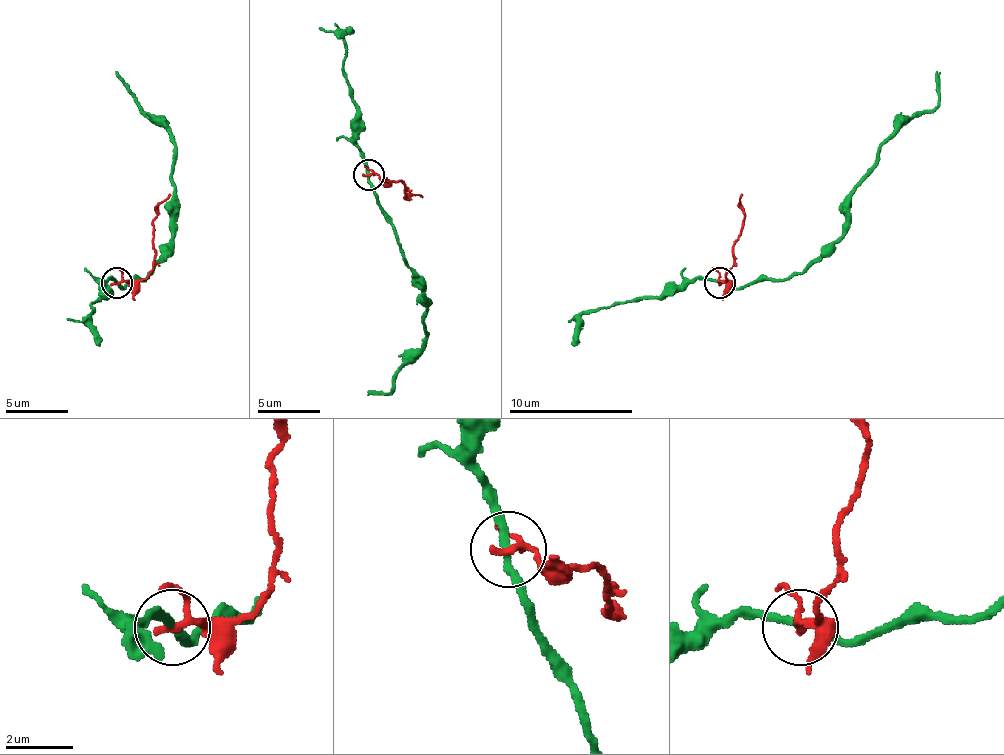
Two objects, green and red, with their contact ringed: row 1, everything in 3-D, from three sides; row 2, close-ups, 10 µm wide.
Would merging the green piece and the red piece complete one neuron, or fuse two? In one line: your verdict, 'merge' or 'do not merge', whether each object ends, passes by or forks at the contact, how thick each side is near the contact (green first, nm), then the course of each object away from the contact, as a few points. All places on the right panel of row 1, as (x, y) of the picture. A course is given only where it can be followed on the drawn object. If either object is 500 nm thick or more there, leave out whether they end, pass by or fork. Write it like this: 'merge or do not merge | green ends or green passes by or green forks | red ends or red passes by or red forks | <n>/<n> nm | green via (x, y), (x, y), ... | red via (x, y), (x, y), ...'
do not merge | green passes by | red passes by | 240/180 nm | green via (719, 282), (743, 288), (796, 276), (840, 236), (846, 195), (889, 140), (939, 102), (936, 71) | red via (719, 282), (725, 282), (731, 267), (743, 195)

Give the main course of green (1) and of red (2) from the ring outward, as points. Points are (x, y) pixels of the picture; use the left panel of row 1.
1: (116, 282), (122, 288), (147, 276), (172, 236), (175, 195), (175, 140), (134, 102), (134, 93), (116, 71)
2: (116, 282), (141, 282), (153, 267), (156, 208), (172, 195)

